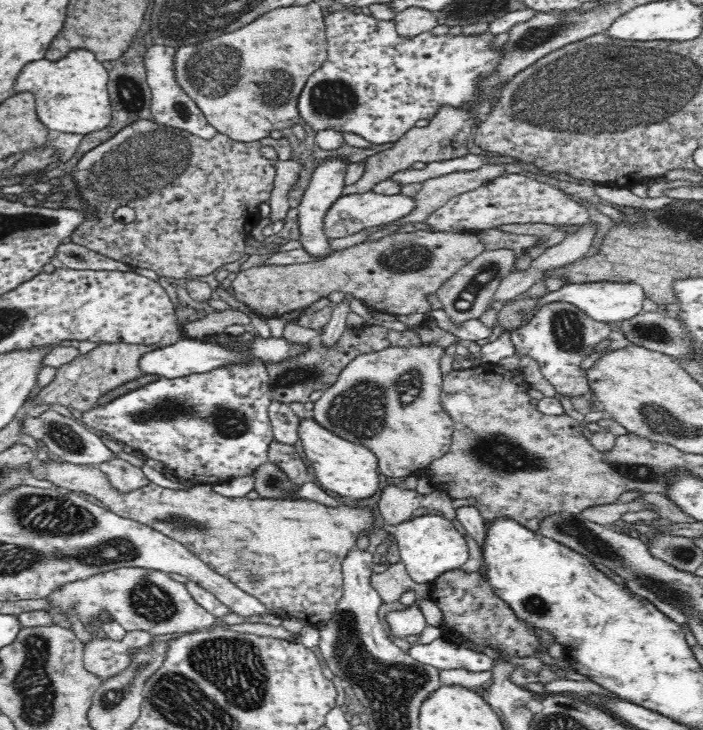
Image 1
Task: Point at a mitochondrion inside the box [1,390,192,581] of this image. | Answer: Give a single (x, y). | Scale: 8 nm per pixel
(60, 434)

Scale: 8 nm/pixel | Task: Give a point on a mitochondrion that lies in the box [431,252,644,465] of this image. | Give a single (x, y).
(567, 330)

